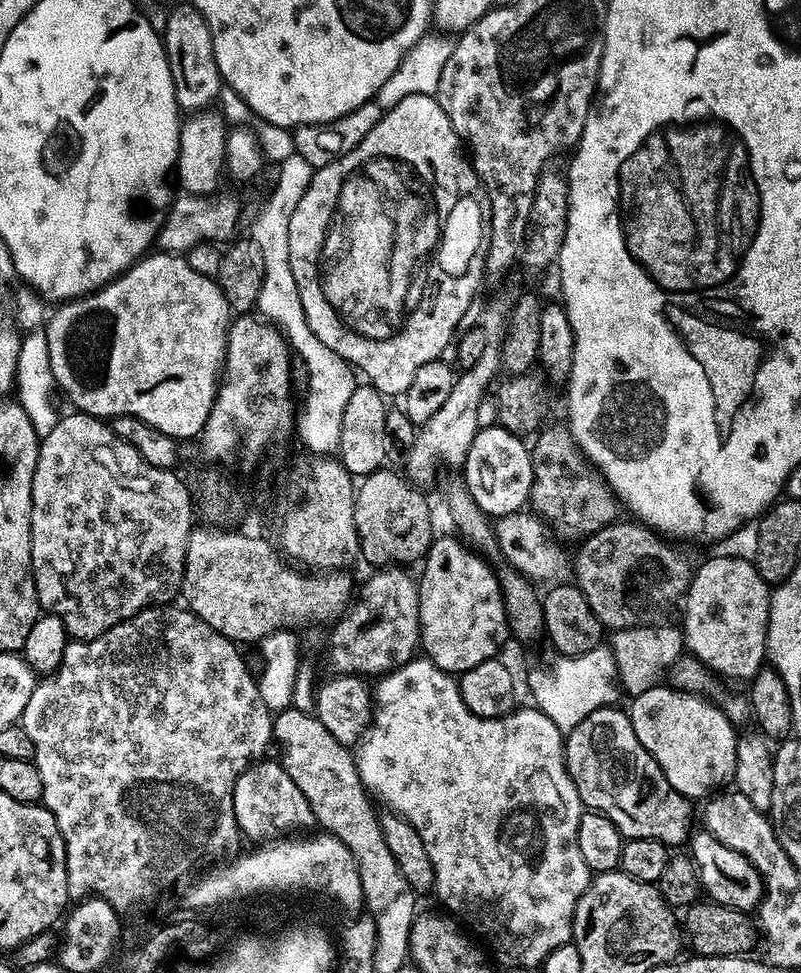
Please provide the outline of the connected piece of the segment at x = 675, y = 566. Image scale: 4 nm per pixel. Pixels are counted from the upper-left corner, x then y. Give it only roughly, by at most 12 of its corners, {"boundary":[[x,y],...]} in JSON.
{"boundary":[[642,522],[583,537],[574,583],[608,630],[651,625],[694,563]]}

